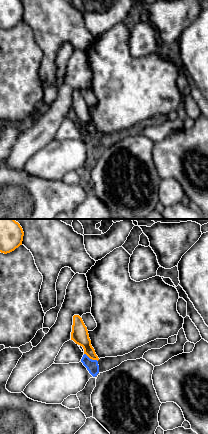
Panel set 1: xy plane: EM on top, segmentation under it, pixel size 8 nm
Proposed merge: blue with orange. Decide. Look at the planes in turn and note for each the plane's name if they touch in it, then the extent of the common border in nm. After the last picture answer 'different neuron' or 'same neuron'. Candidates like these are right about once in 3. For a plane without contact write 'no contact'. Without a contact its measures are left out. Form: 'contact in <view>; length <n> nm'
contact in xy; length 130 nm

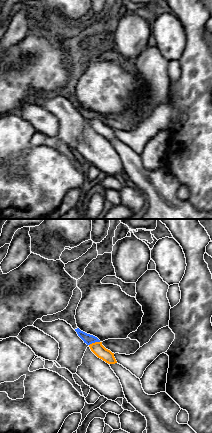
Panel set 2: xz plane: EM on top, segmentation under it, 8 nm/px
contact in xz; length 90 nm

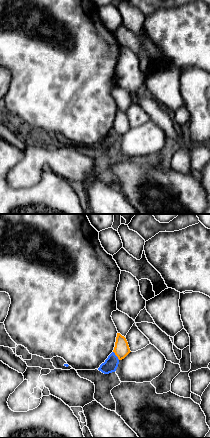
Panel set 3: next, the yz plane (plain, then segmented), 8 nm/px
contact in yz; length 90 nm

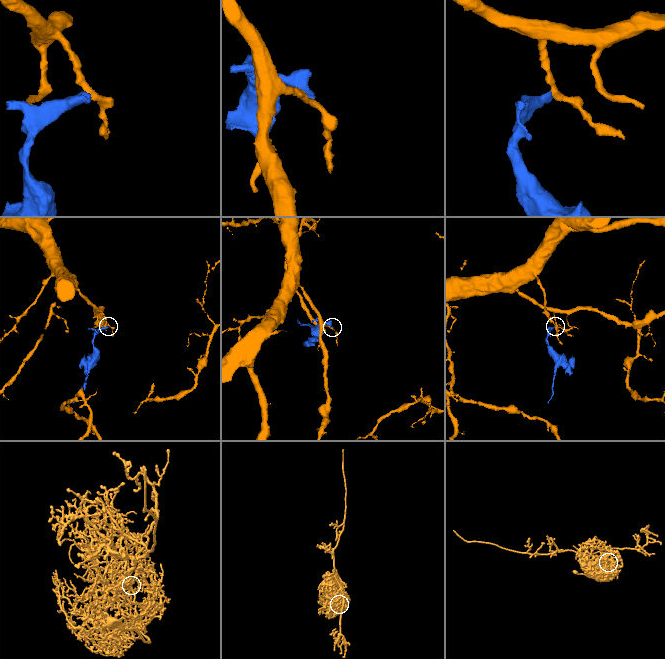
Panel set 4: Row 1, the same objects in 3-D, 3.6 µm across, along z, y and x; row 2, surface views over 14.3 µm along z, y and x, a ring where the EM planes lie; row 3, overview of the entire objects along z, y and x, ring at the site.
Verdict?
different neuron

